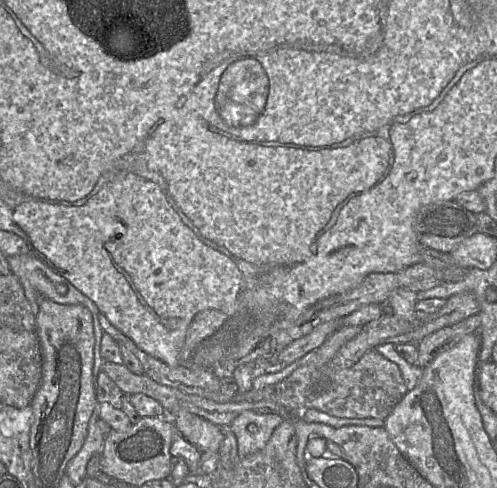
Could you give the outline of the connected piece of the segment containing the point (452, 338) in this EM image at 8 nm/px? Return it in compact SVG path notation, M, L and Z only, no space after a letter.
M480 313L446 326L424 338L418 346L419 367L426 367L442 352L454 347L464 336L479 331L481 326Z

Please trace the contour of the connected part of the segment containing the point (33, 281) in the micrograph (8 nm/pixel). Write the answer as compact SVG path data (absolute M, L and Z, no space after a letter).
M32 254L9 256L7 261L11 273L19 279L35 316L39 311L36 303L38 294L58 304L83 305L91 314L100 311L90 298Z

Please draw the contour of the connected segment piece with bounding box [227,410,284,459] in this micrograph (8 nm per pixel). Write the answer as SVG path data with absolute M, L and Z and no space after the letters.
M250 410L238 415L227 429L236 437L239 459L262 450L283 420L278 414L258 414Z

